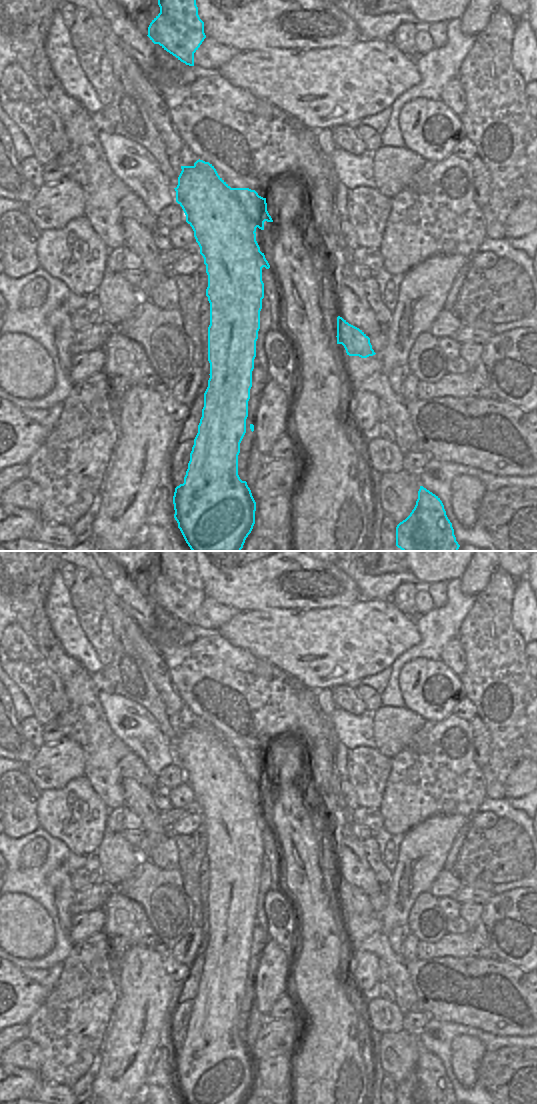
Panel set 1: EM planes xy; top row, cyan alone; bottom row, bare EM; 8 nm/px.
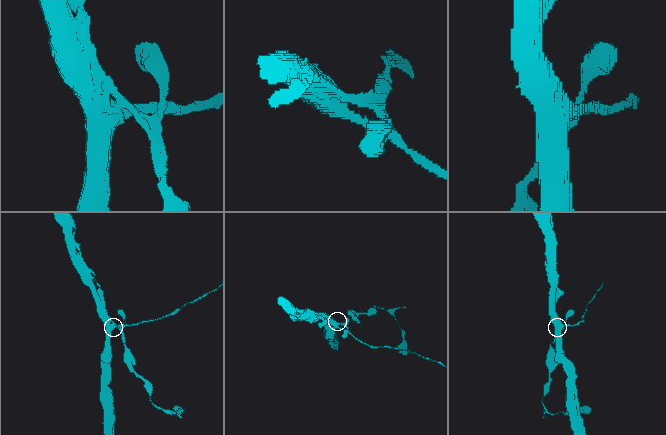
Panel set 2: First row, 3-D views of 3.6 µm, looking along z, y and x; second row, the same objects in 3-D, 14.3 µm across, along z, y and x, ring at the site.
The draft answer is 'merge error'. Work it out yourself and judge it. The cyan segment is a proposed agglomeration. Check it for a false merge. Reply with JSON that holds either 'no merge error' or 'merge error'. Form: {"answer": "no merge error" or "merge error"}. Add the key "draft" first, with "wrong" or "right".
{"draft": "right", "answer": "merge error"}

